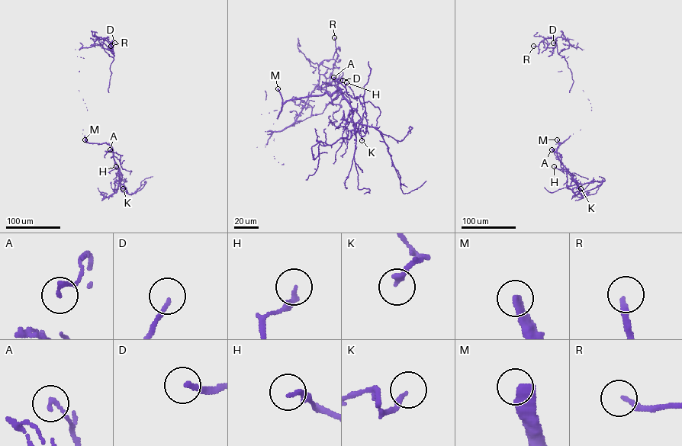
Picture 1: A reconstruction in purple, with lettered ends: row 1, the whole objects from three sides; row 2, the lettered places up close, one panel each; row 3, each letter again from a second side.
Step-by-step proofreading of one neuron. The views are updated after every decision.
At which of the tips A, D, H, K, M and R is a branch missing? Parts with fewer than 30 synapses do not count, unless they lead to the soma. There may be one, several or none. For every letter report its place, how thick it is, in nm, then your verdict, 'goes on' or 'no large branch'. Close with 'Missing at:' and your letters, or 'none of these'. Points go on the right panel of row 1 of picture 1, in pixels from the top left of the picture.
A: (551, 149) | 160 nm | no large branch
D: (553, 43) | 170 nm | goes on
H: (554, 166) | 240 nm | no large branch
K: (580, 188) | 240 nm | no large branch
M: (557, 139) | 500 nm | goes on
R: (533, 46) | 200 nm | goes on
Missing at: D, M, R

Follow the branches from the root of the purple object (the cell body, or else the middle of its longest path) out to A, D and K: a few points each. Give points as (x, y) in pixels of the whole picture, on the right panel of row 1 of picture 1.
A: (580, 129), (562, 143), (559, 142), (556, 149), (551, 149)
D: (580, 129), (587, 98), (583, 90), (571, 88), (571, 72), (553, 43)
K: (580, 129), (562, 143), (559, 142), (556, 149), (561, 163), (578, 184), (576, 187), (580, 188)

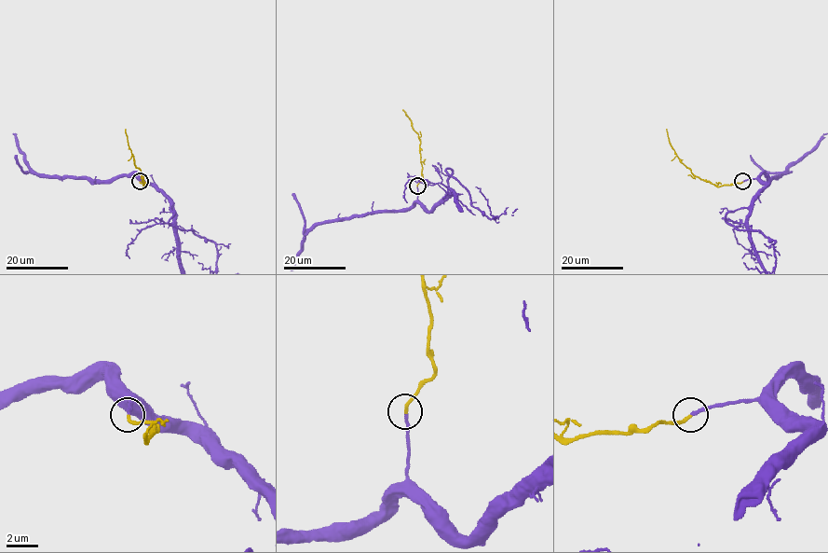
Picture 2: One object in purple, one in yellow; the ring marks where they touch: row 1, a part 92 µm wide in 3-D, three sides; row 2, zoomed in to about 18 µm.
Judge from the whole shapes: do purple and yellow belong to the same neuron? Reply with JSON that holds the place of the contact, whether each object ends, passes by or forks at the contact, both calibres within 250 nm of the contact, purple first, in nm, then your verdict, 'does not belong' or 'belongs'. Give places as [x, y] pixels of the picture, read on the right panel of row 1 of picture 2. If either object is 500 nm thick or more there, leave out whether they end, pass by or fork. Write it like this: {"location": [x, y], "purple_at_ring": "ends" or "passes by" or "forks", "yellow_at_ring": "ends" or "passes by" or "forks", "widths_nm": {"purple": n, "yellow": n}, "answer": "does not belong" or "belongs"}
{"location": [742, 181], "purple_at_ring": "ends", "yellow_at_ring": "ends", "widths_nm": {"purple": 200, "yellow": 200}, "answer": "belongs"}

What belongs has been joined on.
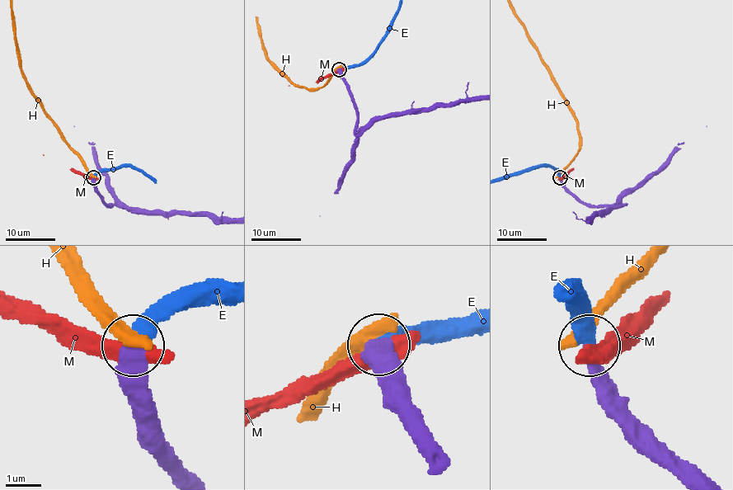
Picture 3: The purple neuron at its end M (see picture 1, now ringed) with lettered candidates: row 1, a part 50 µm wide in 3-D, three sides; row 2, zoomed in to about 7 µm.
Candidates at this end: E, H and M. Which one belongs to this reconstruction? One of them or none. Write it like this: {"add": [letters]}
{"add": ["E"]}

